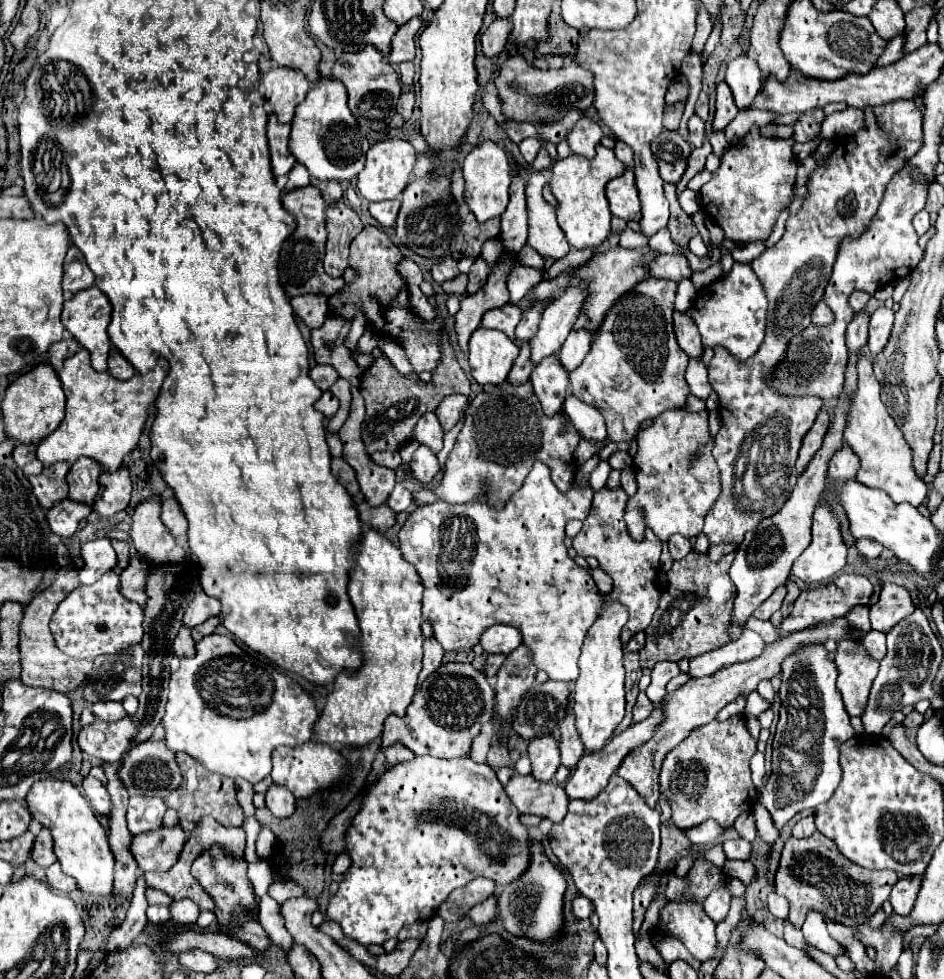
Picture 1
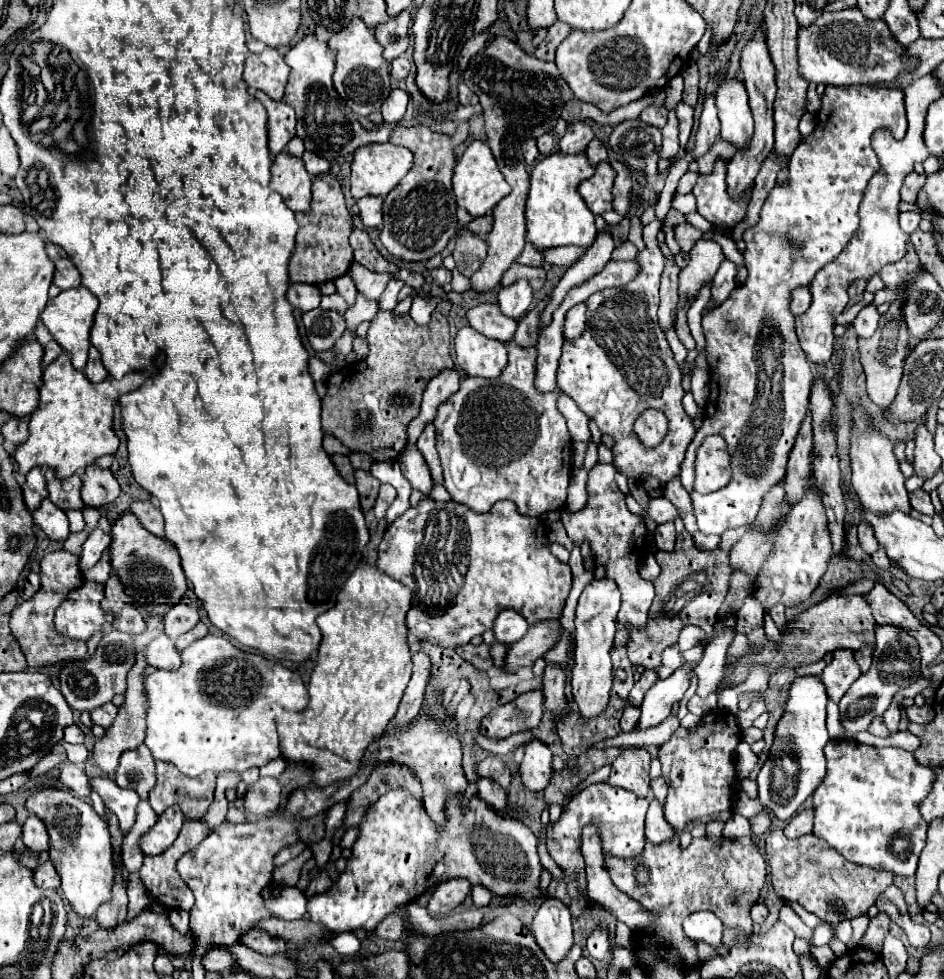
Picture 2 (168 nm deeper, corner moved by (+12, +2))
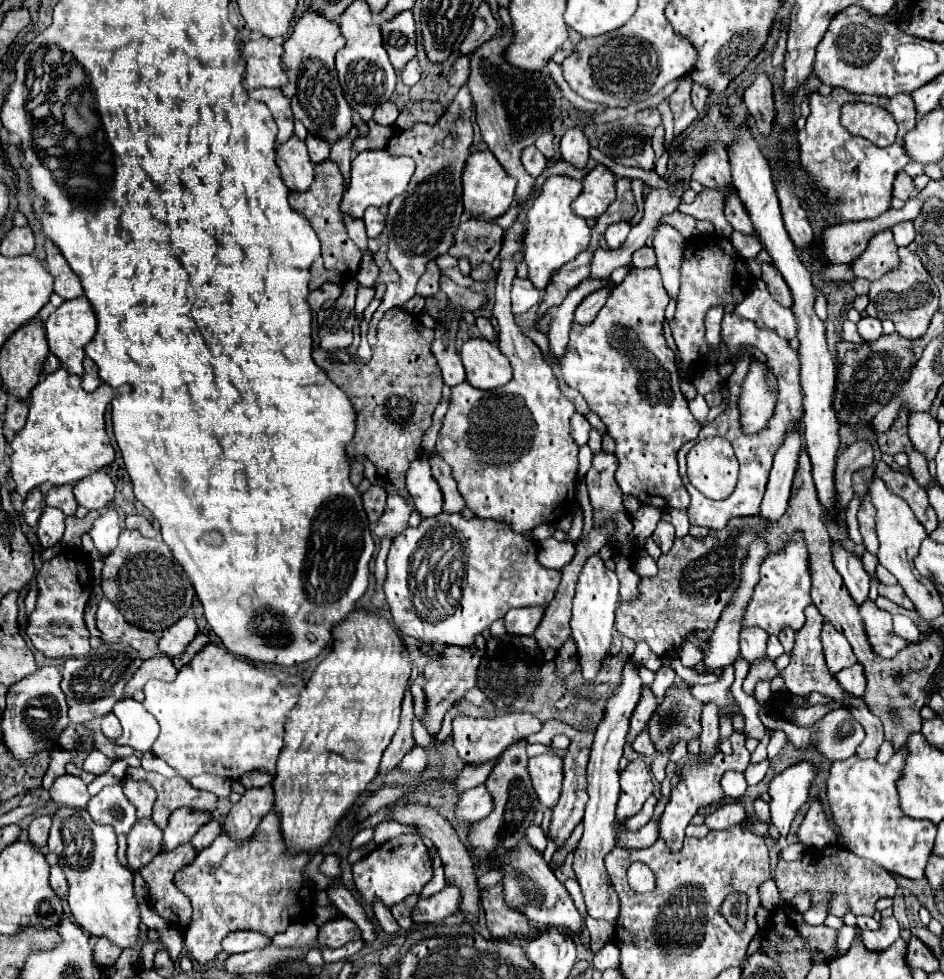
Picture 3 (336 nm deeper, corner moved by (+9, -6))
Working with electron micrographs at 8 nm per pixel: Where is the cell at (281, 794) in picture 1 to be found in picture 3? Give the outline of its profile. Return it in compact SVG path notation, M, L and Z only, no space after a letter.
M261 786L247 790L237 804L229 810L223 828L235 840L247 840L253 836L255 828L259 826L261 818L273 810L273 788Z

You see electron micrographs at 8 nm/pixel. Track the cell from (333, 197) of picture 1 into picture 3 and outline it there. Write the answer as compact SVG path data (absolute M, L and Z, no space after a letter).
M307 134L305 144L307 144L307 148L309 148L309 156L311 156L311 162L313 162L313 164L329 158L329 144L323 144L323 140L319 140L317 136Z

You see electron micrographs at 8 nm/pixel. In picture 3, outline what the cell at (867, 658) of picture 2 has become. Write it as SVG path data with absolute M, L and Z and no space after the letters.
M855 664L851 668L845 668L837 674L837 680L839 684L853 696L863 696L865 692L865 674L863 674L863 668L861 664Z

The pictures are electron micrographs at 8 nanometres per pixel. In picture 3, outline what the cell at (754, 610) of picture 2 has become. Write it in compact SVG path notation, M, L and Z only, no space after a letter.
M743 628L739 636L739 652L747 662L755 662L765 658L765 642L767 634L761 628Z

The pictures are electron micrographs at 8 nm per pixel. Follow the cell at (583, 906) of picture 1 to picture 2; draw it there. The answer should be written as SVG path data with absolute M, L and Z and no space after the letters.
M546 898L530 926L550 962L560 962L574 944L570 908L558 898Z

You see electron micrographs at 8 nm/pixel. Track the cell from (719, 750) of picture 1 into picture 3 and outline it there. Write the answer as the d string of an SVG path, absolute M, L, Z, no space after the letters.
M739 732L731 734L731 744L733 744L733 754L725 756L719 752L719 756L715 756L711 760L711 764L705 764L697 758L697 762L687 762L683 768L683 774L677 782L677 786L671 790L671 798L659 818L659 838L667 844L667 848L671 852L679 852L679 848L683 848L683 838L685 838L685 828L691 822L691 818L699 812L701 806L713 804L713 802L721 802L723 800L723 790L721 790L721 776L727 770L737 770L737 772L745 772L745 768L749 766L749 750L745 748L745 736Z

